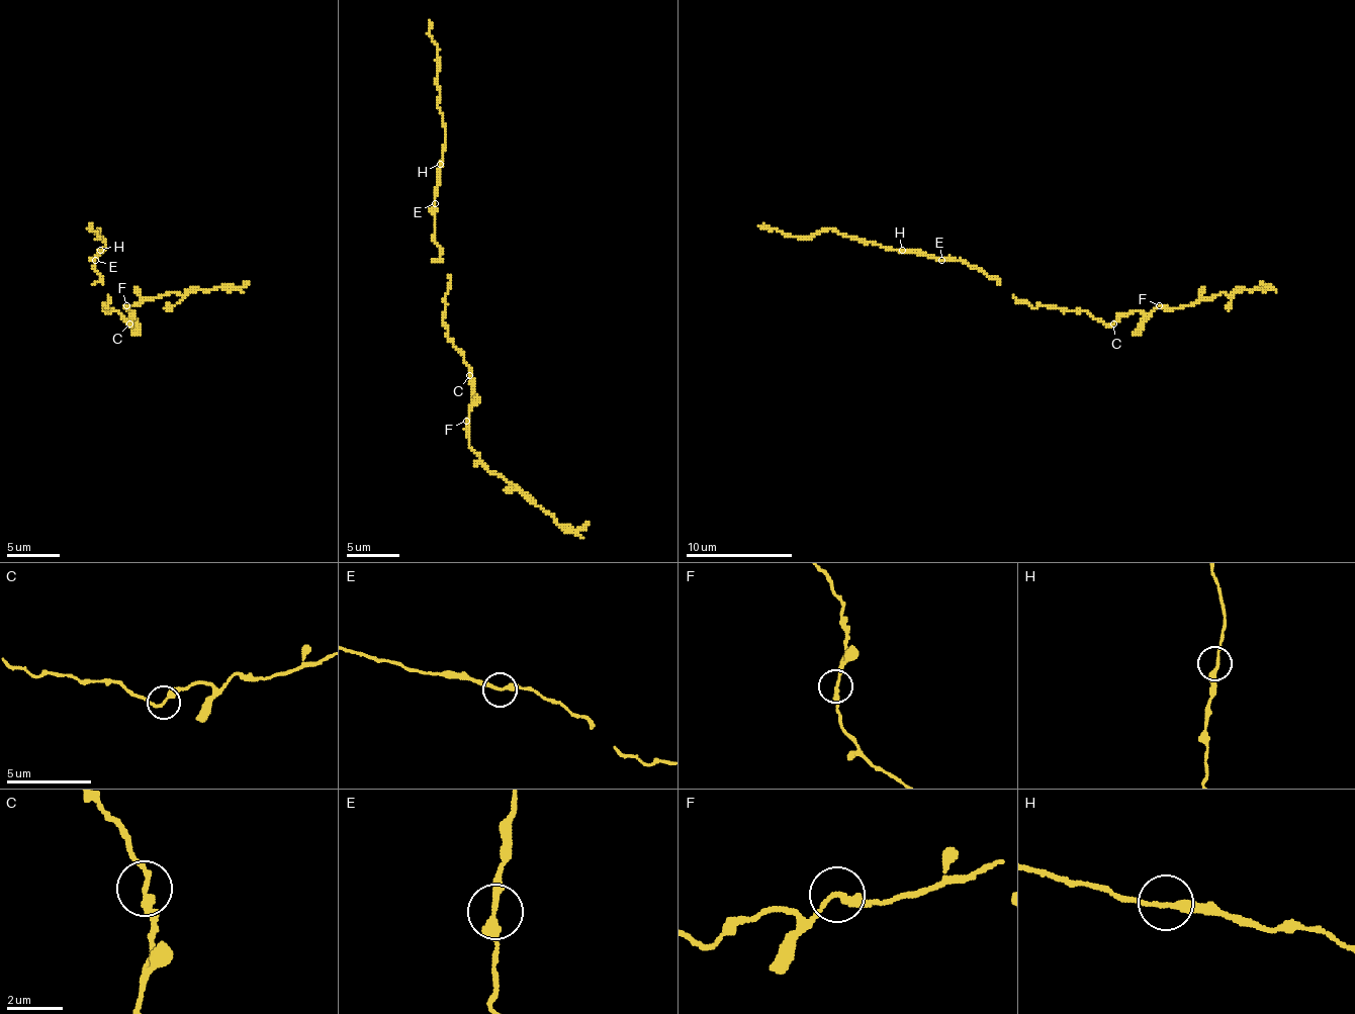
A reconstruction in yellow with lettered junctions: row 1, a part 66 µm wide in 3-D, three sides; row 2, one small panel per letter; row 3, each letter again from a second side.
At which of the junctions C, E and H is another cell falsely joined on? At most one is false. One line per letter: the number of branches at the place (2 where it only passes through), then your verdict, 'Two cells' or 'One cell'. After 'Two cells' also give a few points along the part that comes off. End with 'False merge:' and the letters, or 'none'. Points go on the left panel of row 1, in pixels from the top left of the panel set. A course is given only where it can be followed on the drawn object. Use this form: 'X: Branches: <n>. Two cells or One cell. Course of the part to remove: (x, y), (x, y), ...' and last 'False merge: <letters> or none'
C: Branches: 2. One cell
E: Branches: 2. One cell
H: Branches: 2. One cell
False merge: none

